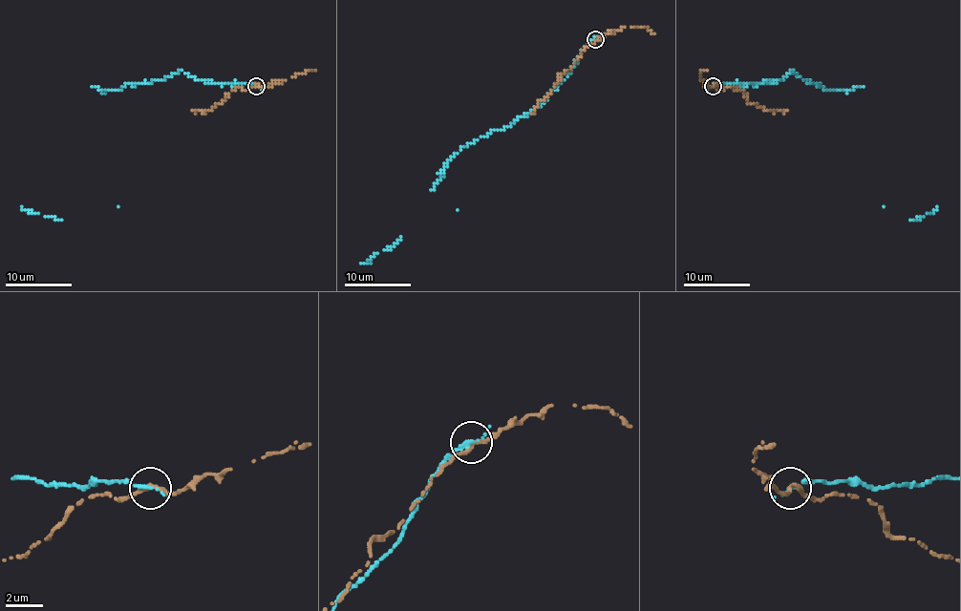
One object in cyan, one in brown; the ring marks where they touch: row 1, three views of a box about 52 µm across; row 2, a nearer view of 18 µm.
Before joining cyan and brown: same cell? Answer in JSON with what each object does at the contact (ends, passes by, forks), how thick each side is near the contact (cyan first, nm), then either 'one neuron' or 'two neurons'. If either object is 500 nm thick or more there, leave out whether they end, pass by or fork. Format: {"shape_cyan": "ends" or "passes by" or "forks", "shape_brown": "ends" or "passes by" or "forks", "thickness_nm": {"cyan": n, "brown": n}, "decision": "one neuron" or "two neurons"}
{"shape_cyan": "ends", "shape_brown": "passes by", "thickness_nm": {"cyan": 280, "brown": 240}, "decision": "two neurons"}

